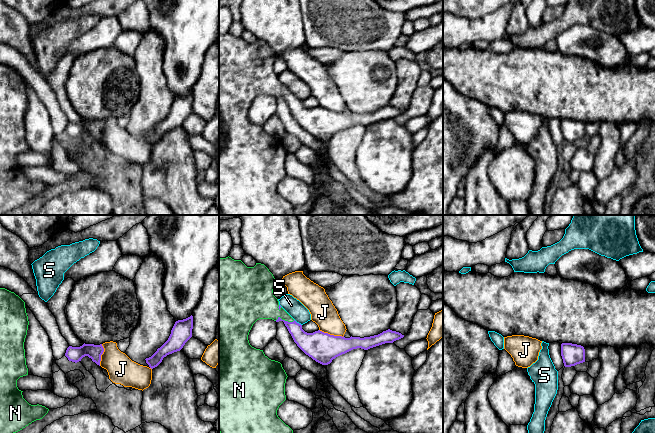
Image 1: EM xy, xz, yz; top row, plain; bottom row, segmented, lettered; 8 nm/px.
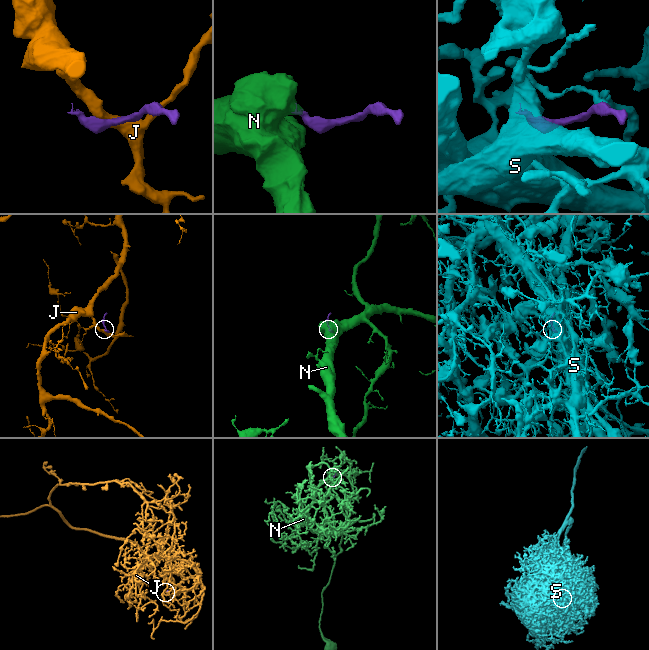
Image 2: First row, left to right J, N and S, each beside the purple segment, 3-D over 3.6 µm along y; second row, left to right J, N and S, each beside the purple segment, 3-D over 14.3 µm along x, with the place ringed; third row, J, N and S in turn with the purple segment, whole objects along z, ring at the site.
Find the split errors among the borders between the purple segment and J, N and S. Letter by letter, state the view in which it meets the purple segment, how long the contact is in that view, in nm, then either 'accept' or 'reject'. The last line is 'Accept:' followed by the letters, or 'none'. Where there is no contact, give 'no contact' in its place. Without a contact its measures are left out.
J: contact in xz; length 200 nm; reject
N: contact in xz; length 160 nm; accept
S: contact in xz; length 80 nm; reject
Accept: N

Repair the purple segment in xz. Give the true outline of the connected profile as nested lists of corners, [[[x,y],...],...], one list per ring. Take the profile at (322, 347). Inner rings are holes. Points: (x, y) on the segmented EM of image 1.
[[[231,257],[219,258],[219,432],[220,433],[293,433],[277,415],[279,406],[286,400],[285,383],[287,374],[278,361],[269,359],[263,350],[252,347],[248,340],[253,324],[259,319],[283,321],[297,346],[309,357],[322,365],[328,365],[336,357],[353,349],[370,348],[393,343],[404,337],[399,332],[390,329],[370,337],[334,336],[320,330],[307,333],[302,325],[297,323],[280,305],[274,296],[273,289],[276,280],[269,269],[261,263],[247,267],[241,260]]]

